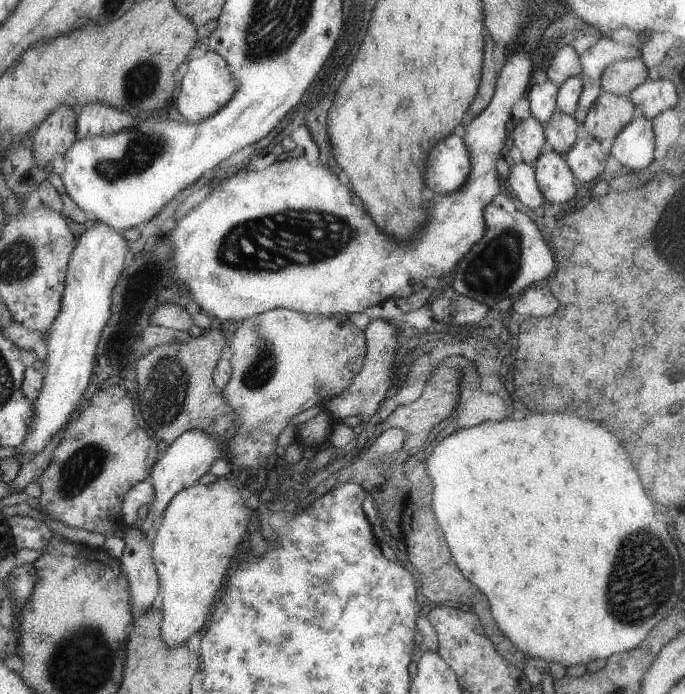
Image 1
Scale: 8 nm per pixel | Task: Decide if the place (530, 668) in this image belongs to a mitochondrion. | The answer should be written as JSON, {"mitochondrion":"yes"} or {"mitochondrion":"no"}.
{"mitochondrion":"no"}

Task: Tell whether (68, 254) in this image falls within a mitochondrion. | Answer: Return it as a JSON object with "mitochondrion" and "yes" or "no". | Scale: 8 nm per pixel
{"mitochondrion":"no"}

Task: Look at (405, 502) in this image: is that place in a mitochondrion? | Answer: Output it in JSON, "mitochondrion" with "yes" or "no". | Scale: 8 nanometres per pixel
{"mitochondrion":"no"}

